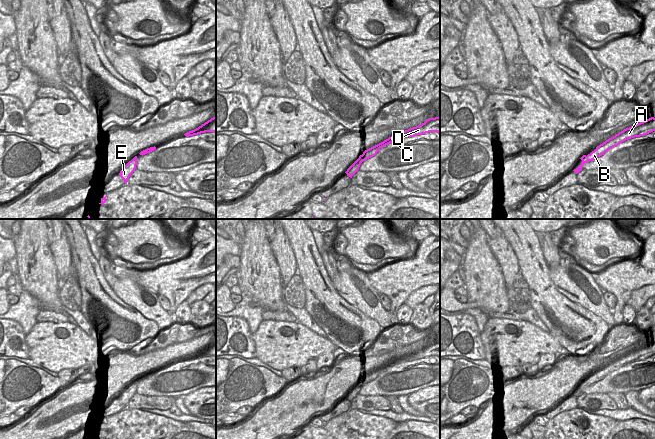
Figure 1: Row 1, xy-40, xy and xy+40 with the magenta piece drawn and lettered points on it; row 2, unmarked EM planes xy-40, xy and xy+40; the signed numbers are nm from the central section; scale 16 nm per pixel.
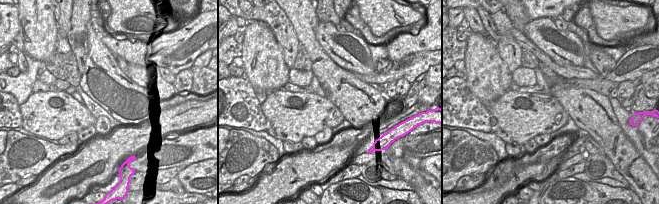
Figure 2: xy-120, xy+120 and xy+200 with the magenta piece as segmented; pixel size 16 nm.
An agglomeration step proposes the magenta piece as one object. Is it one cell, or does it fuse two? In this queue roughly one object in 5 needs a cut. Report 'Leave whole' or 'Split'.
Leave whole.

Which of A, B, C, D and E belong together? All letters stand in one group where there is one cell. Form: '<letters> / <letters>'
A B C D E

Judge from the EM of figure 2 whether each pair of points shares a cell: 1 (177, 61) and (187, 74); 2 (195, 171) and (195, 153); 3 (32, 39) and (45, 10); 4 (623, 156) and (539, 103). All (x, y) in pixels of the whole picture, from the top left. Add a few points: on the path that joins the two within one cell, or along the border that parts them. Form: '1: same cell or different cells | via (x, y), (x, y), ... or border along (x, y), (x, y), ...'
1: different cells | border along (189, 68), (181, 70), (176, 75)
2: different cells | border along (207, 158), (187, 166)
3: same cell | via (38, 32), (38, 17)
4: different cells | border along (555, 98), (570, 117)

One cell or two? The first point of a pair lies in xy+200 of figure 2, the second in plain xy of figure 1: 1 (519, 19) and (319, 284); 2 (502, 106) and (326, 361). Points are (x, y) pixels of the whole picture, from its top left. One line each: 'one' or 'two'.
1: one
2: two

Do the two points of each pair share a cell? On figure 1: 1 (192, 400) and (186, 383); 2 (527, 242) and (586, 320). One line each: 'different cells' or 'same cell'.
1: different cells
2: same cell

